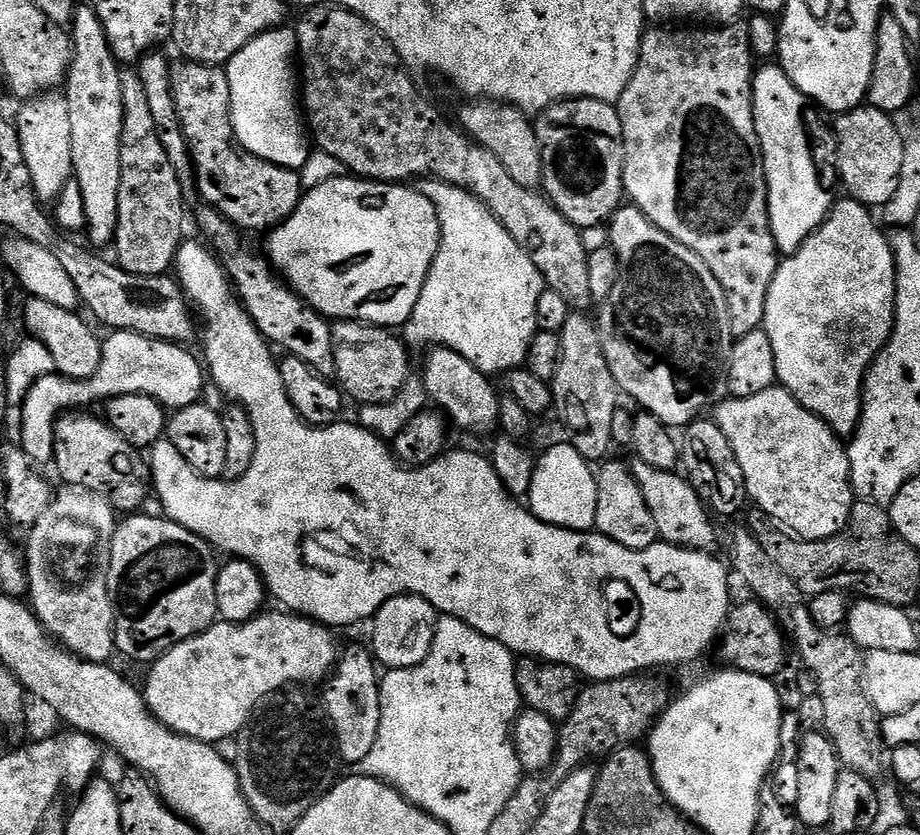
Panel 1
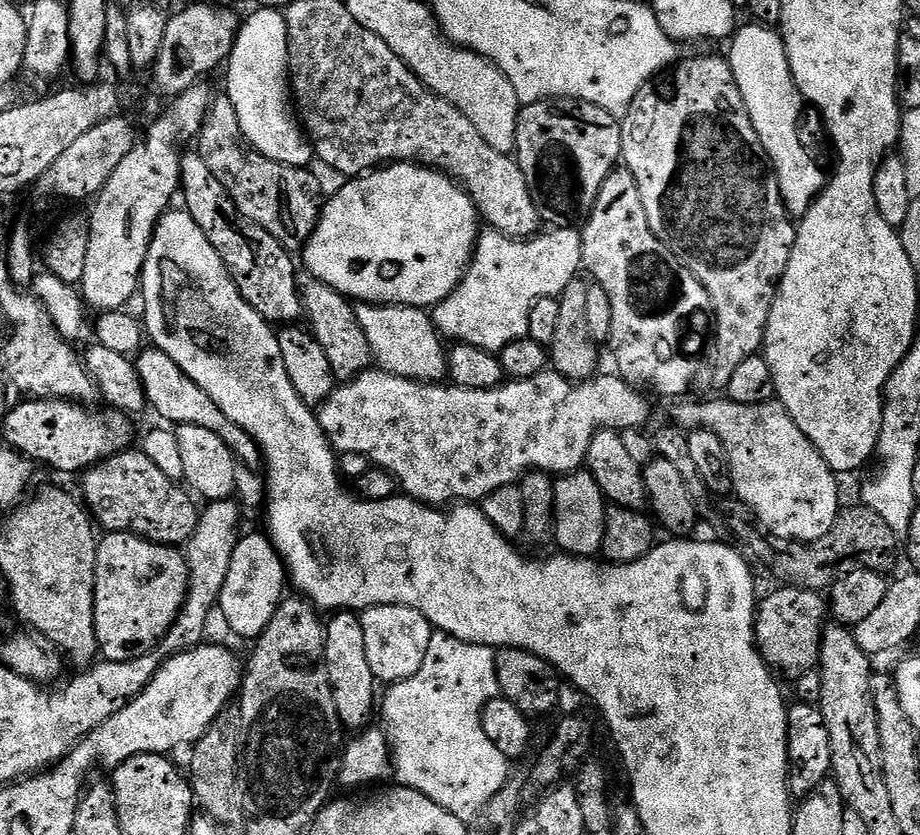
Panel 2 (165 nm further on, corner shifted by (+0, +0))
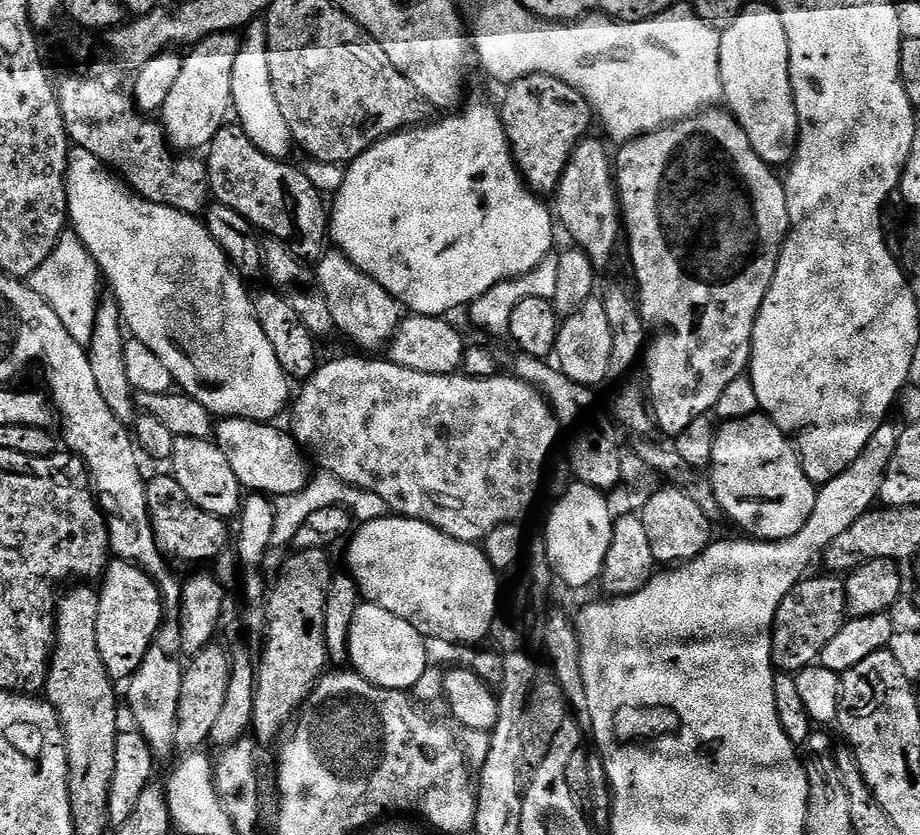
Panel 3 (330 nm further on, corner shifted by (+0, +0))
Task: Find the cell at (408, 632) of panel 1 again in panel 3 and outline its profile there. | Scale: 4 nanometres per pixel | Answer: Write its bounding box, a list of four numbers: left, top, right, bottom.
[348,602,430,692]

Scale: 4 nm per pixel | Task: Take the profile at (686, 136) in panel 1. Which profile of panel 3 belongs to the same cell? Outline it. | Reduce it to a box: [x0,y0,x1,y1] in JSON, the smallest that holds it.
[614,106,788,438]

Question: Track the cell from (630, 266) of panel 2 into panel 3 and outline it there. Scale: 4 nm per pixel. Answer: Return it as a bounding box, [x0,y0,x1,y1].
[554,138,622,266]

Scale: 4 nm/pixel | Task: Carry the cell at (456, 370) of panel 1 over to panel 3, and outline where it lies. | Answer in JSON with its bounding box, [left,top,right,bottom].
[314,250,402,348]

